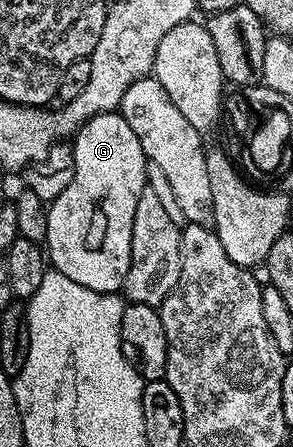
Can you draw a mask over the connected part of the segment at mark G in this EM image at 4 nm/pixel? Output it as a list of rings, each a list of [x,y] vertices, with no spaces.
[[[117,111],[88,119],[72,136],[71,146],[75,157],[75,177],[71,177],[71,185],[67,185],[67,189],[48,204],[43,247],[52,270],[63,273],[63,277],[71,277],[71,281],[87,289],[95,289],[100,295],[111,295],[124,288],[127,269],[131,267],[131,229],[135,225],[139,193],[143,193],[147,186],[147,160],[134,130]]]

